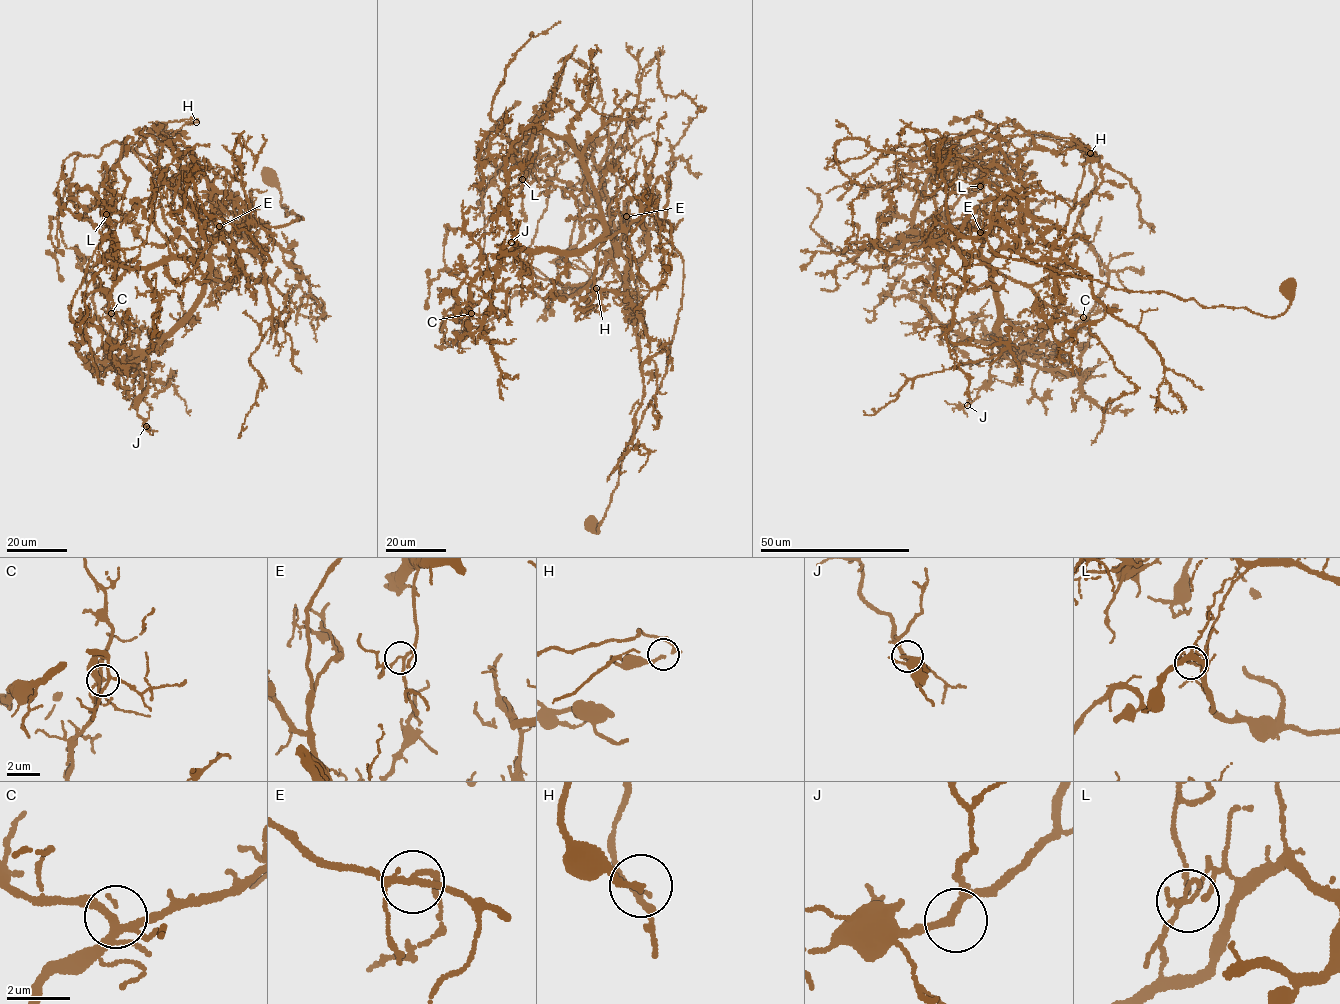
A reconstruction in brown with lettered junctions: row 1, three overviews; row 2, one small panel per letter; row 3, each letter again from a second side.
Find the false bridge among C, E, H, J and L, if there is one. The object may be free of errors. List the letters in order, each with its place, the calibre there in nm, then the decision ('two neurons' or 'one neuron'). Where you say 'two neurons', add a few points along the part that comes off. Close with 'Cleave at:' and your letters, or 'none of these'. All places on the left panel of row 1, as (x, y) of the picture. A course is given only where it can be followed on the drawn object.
C: place (111, 313); calibre 240 nm; one neuron
E: place (219, 226); calibre 160 nm; one neuron
H: place (196, 122); calibre 120 nm; one neuron
J: place (146, 426); calibre 180 nm; one neuron
L: place (106, 214); calibre 110 nm; two neurons; course (106, 215), (190, 163), (219, 231), (259, 259), (272, 327), (290, 315), (250, 358), (262, 380), (240, 434)
Cleave at: L

